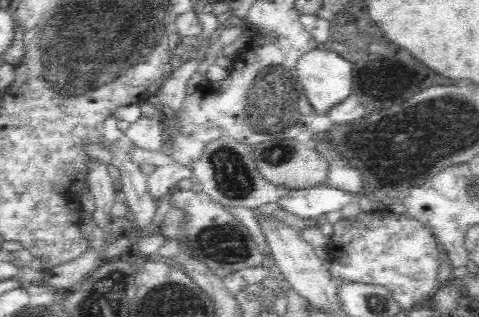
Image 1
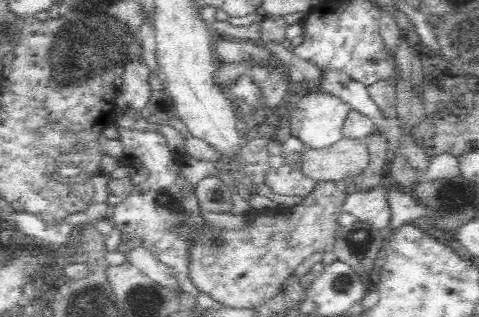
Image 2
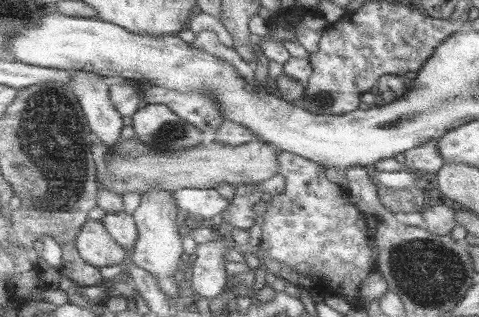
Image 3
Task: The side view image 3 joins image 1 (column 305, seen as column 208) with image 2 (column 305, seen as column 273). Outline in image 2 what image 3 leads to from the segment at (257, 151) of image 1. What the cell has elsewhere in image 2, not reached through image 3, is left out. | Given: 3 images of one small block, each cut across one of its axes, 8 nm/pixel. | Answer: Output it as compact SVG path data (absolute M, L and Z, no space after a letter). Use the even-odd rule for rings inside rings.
M342 138L330 148L300 152L300 170L306 178L318 182L340 182L360 176L370 164L370 152L364 140Z

